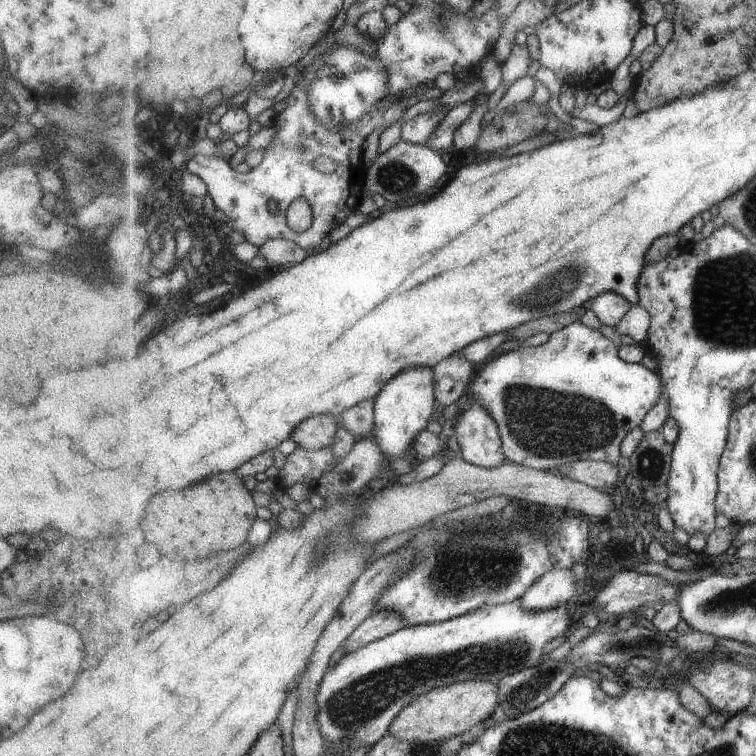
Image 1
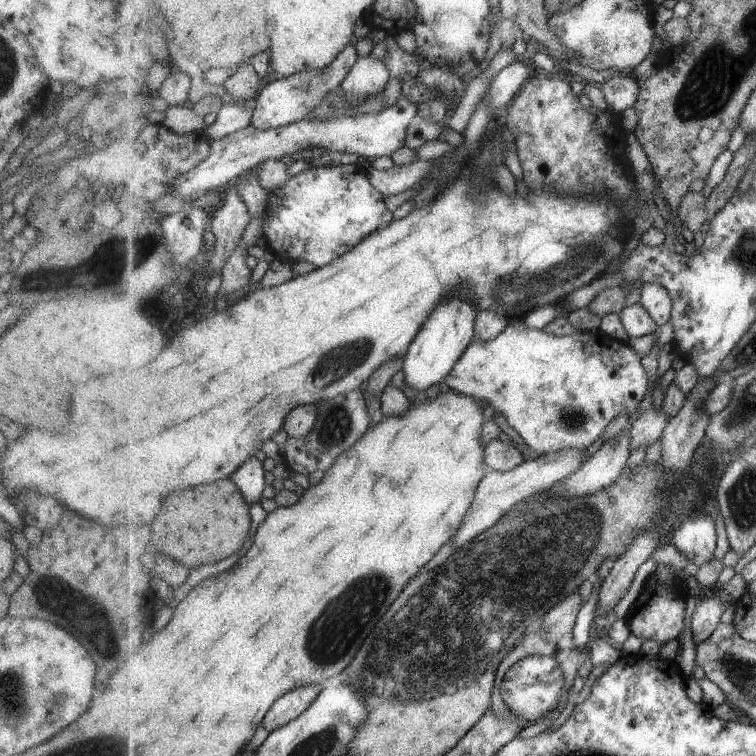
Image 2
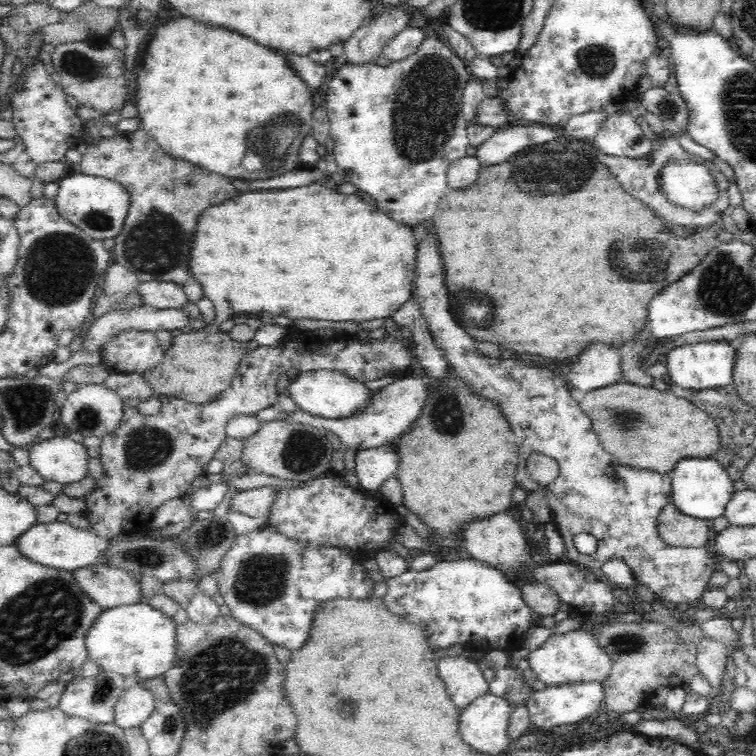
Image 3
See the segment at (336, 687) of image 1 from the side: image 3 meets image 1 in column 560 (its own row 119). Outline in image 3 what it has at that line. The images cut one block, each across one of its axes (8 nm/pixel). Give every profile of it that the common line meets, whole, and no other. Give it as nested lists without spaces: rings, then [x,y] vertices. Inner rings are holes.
[[[619,112],[607,115],[602,128],[595,134],[592,145],[608,156],[644,158],[654,150],[653,140],[644,136],[642,127],[635,119],[635,112]]]

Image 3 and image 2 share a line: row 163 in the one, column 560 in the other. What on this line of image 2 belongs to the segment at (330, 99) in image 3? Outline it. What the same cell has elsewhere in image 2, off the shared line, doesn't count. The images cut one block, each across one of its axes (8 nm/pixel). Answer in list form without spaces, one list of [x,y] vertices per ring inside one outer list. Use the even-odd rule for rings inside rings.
[[[523,318],[511,321],[493,340],[471,342],[452,372],[445,378],[443,387],[471,396],[477,402],[487,402],[505,416],[528,448],[539,455],[557,454],[561,450],[583,450],[601,438],[607,424],[621,412],[636,416],[643,396],[649,390],[649,374],[641,364],[642,358],[626,342],[615,340],[601,330],[589,333],[575,331],[566,336],[555,336],[545,330],[529,328]]]

